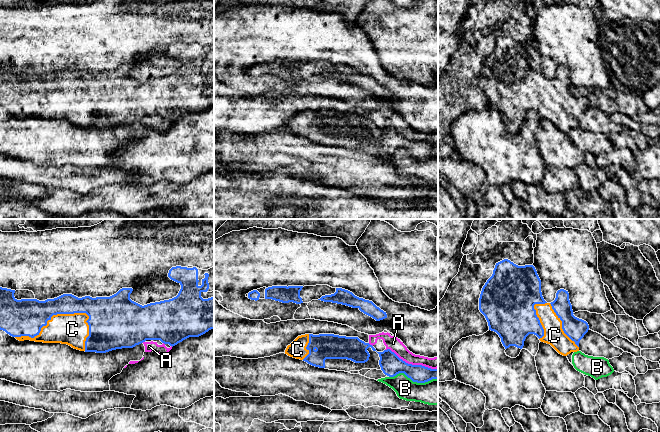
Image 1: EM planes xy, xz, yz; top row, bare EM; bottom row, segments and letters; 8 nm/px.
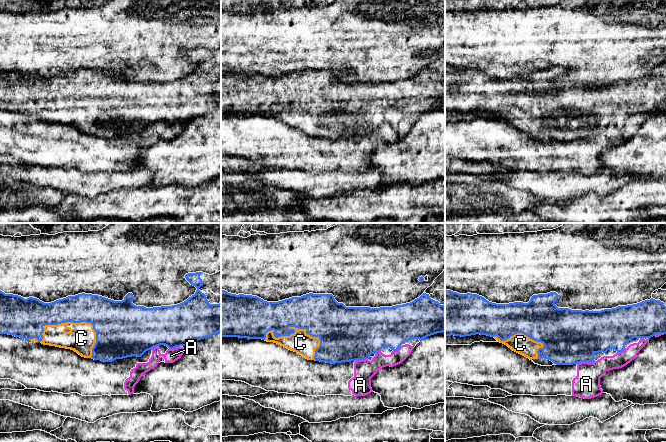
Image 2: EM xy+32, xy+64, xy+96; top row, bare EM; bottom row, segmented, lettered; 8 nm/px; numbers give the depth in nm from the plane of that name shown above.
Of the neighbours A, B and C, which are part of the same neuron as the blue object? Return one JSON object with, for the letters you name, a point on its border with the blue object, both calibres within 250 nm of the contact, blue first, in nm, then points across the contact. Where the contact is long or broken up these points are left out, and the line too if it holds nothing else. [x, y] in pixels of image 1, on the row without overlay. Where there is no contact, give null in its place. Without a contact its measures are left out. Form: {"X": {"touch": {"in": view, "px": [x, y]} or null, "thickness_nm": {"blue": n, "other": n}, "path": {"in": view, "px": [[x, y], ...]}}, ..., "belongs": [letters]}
{"C": {"touch": {"in": "xy", "px": [50, 94]}, "thickness_nm": {"blue": 300, "other": 260}}, "belongs": ["C"]}

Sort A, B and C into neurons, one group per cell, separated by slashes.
A / B / C

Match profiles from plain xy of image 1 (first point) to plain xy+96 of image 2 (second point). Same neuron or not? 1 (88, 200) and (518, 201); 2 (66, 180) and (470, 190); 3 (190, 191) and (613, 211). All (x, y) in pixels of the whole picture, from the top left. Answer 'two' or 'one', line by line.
1: two
2: two
3: one

